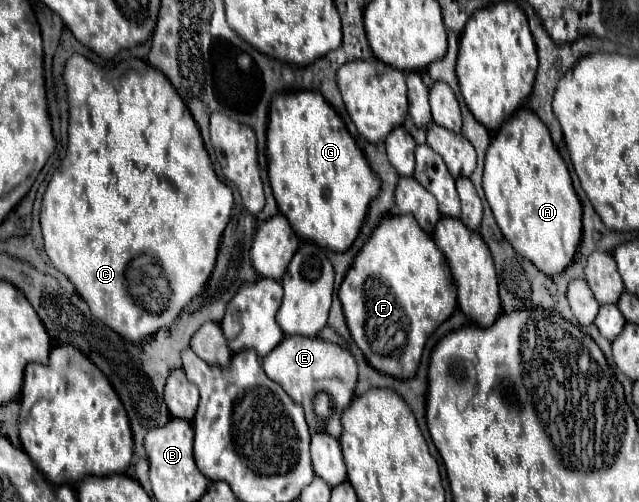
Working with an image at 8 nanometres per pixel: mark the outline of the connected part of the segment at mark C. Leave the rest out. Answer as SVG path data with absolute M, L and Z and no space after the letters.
M75 54L67 60L63 70L63 80L67 86L67 98L69 98L69 144L67 154L57 172L53 174L45 194L43 194L43 206L41 206L41 230L45 240L45 252L53 266L63 272L75 286L75 290L85 298L93 314L105 322L111 330L125 336L127 340L139 344L145 336L155 334L159 328L169 326L177 314L205 288L211 270L215 266L217 258L217 246L221 240L221 234L229 222L231 210L233 210L233 192L227 184L217 180L217 174L211 166L209 154L203 146L199 128L189 114L187 106L179 98L177 90L169 86L169 80L165 74L149 66L147 62L129 58L114 70L105 70L97 66L95 62L87 60L81 54Z

